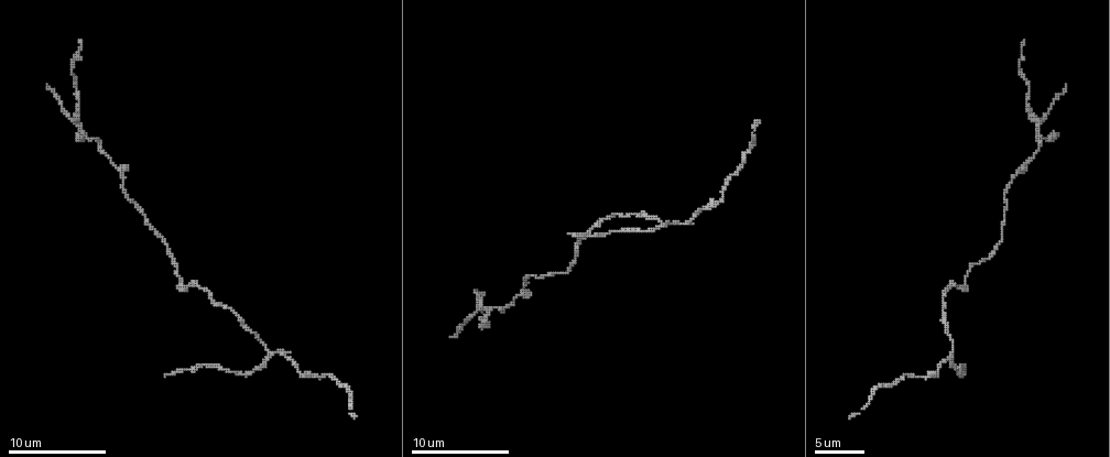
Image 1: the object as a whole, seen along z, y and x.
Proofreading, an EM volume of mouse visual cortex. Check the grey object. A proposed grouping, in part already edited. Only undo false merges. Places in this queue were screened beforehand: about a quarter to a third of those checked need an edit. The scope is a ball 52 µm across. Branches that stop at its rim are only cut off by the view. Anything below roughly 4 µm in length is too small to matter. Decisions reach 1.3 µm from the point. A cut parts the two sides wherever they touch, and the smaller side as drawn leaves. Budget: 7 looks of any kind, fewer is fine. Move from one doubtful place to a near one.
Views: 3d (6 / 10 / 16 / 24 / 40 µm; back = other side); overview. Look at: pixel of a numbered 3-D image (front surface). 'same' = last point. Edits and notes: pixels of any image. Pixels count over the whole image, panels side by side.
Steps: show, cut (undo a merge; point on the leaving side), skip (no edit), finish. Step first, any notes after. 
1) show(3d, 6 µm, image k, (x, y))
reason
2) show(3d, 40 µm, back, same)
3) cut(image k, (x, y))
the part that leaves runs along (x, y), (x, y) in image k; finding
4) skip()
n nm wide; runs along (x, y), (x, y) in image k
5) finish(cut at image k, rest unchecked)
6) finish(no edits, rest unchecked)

show(3d, 10 µm, image 1, (678, 222))

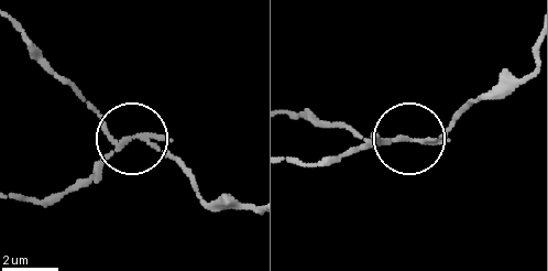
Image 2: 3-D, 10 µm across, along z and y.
cut(image 2, (101, 158))
side arm 13 µm; the part that leaves runs along (136, 139), (61, 193), (32, 203), (11, 197) in image 2; two neurons meet here

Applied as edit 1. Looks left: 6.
show(overview)

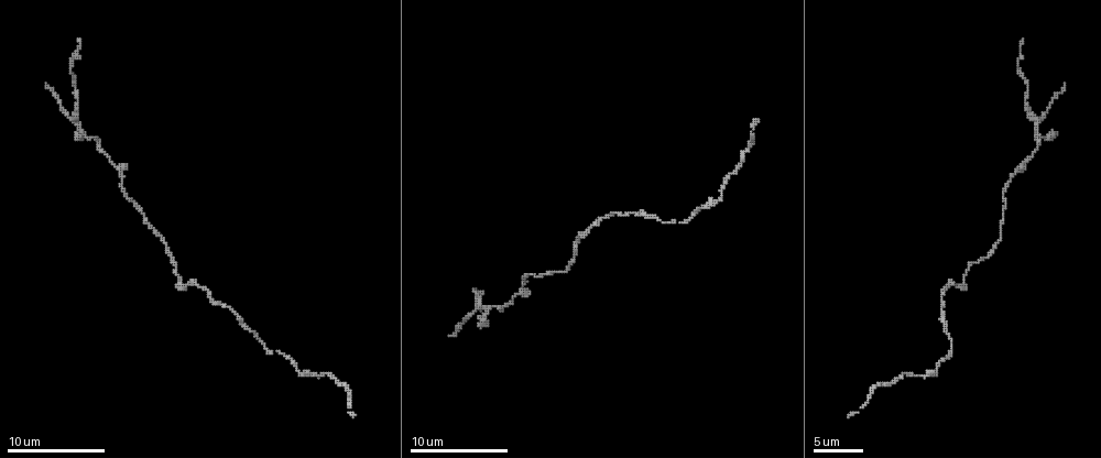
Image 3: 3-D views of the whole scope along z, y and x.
show(3d, 10 µm, image 3, (476, 310))
side arm on a straight run

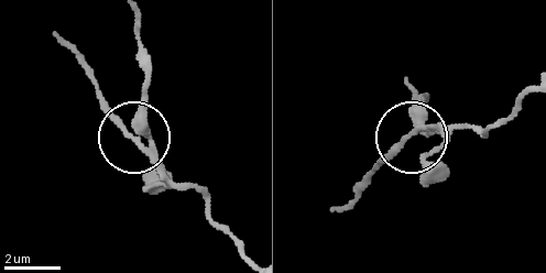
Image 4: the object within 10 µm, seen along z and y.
show(3d, 6 µm, image 4, (412, 136))
closer look

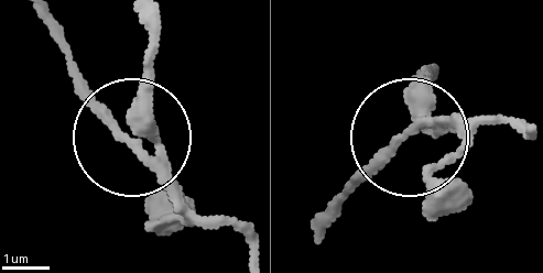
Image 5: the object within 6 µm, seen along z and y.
cut(image 5, (133, 105))
250 nm wide; the part that leaves runs along (166, 156), (154, 126), (154, 19) in image 5; a second neuron is stuck on

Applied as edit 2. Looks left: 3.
show(3d, 16 µm, image 3, (1024, 163))
thick turns thin

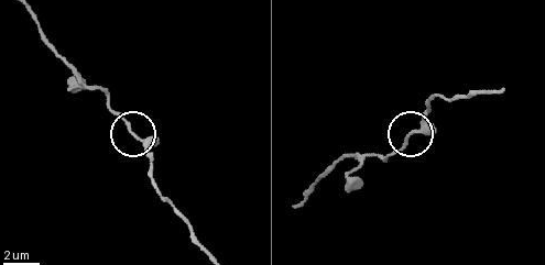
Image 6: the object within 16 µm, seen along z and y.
show(3d, 6 µm, image 6, (407, 135))

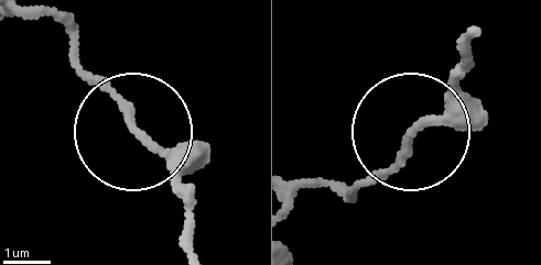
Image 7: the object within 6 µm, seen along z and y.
skip()
170 nm wide; runs along (469, 46), (442, 109), (350, 199) in image 7; continuous, no second neuron

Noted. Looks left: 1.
finish(cut at image 2, cut at image 5, rest unchecked)

